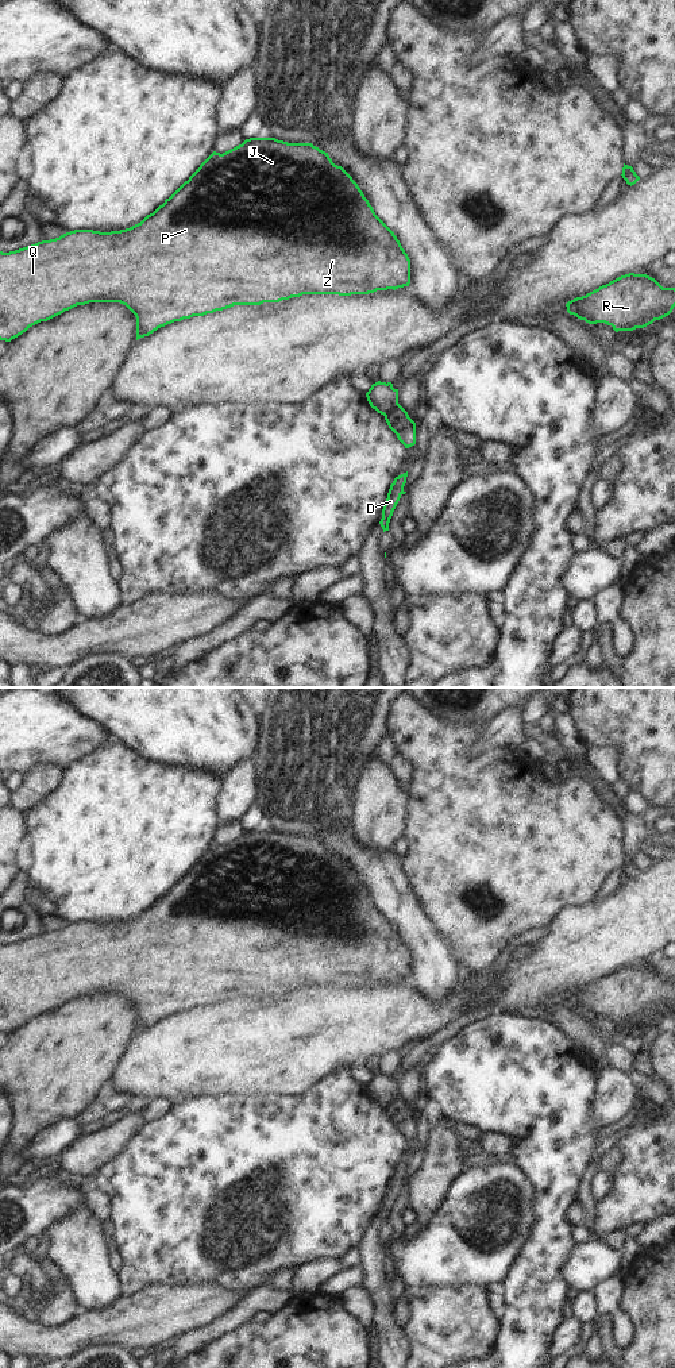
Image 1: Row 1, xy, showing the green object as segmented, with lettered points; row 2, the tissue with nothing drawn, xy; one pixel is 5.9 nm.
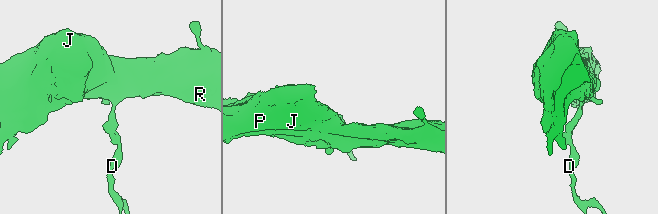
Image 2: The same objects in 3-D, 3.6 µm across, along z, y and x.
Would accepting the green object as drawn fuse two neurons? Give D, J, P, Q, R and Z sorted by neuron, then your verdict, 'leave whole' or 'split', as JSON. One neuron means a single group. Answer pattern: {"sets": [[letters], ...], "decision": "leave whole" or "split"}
{"sets": [["D"], ["J", "P", "Q", "R", "Z"]], "decision": "split"}

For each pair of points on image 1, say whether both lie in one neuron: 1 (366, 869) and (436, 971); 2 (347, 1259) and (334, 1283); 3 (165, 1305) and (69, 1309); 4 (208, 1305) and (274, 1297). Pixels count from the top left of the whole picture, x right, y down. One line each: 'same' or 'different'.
1: same
2: different
3: different
4: different

